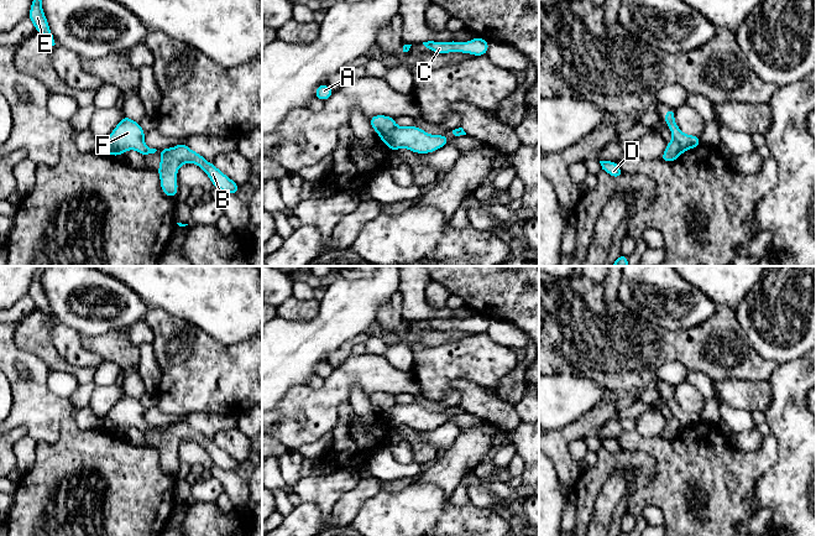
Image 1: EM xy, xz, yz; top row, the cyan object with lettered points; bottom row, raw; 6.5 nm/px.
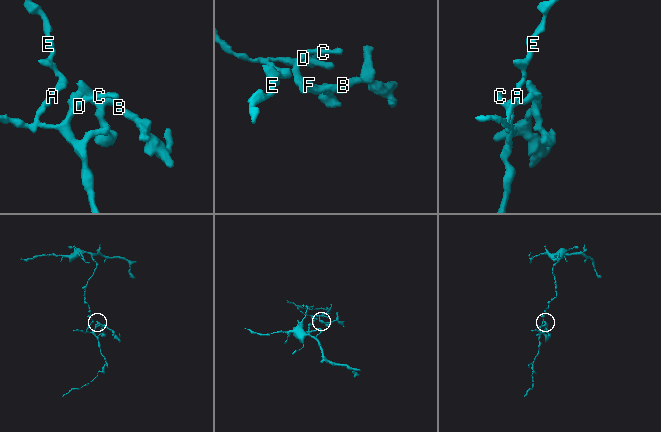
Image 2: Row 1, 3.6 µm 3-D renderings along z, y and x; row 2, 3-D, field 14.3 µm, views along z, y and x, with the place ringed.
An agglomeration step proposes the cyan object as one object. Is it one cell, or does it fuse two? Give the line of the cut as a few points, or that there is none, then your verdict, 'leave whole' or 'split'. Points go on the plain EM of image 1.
cut yz (674, 414), (680, 417), (683, 428); split

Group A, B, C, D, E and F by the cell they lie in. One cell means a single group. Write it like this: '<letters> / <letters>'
A C D E / B F

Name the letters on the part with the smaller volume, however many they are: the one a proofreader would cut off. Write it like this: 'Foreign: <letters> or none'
Foreign: B, F

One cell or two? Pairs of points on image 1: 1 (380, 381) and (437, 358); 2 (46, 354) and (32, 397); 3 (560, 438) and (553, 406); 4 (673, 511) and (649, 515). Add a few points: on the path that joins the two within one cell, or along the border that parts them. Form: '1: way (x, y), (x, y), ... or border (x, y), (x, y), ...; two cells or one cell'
1: border (412, 371), (422, 394); two cells
2: border (19, 345), (25, 350), (35, 353), (50, 370); two cells
3: border (582, 415), (560, 428), (552, 430); two cells
4: border (641, 511), (655, 505), (664, 523); two cells

